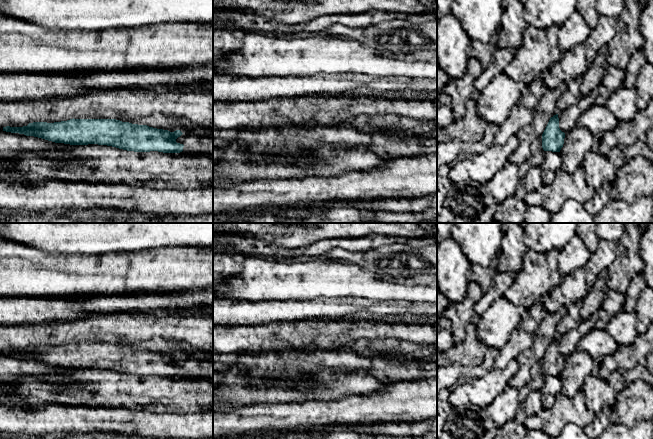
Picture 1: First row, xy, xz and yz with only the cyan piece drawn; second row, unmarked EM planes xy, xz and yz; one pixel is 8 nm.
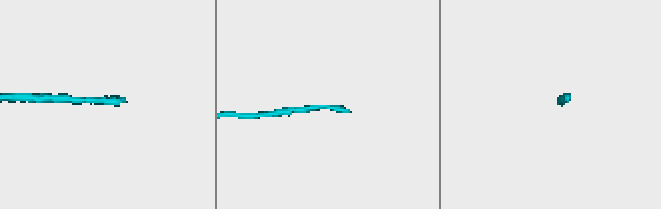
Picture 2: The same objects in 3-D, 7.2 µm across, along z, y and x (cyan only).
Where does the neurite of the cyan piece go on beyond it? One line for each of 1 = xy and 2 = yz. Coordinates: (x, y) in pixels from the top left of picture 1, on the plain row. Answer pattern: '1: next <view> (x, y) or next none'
1: next xy (185, 373)
2: next none

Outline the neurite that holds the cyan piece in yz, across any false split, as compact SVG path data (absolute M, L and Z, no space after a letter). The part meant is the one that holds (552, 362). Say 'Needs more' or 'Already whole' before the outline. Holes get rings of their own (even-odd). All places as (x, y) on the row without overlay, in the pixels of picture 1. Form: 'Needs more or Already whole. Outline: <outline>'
Already whole. Outline: M558 338L550 342L543 358L542 372L544 375L560 376L564 368L565 357L559 352Z

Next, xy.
Needs more. Outline: M70 343L47 347L33 346L23 351L3 351L3 355L34 360L70 369L98 368L134 376L190 377L176 363L183 357L116 343Z

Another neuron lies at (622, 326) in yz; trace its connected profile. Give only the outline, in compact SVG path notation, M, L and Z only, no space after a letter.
M623 309L611 317L605 330L618 345L631 345L638 336L637 324L636 312Z

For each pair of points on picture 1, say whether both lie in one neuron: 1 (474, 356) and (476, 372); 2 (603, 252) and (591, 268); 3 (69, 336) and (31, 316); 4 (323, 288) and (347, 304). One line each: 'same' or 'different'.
1: different
2: same
3: different
4: different

